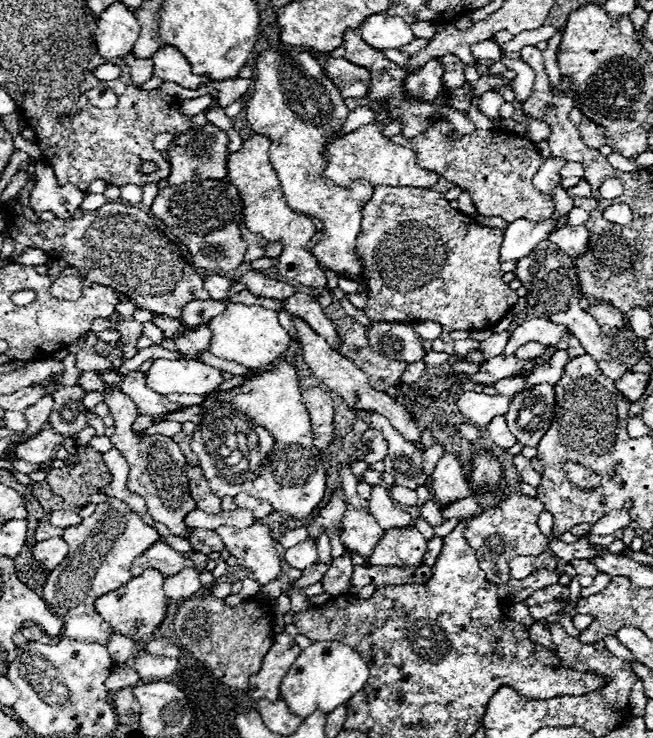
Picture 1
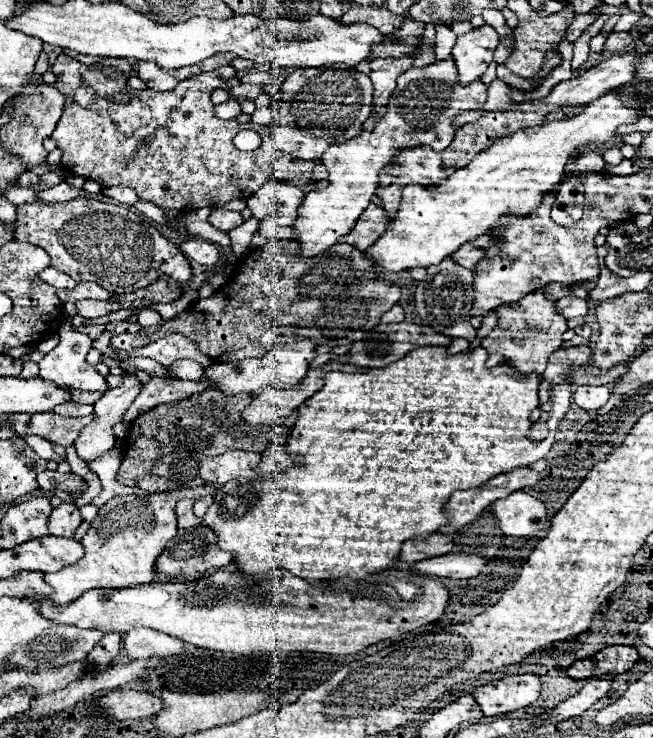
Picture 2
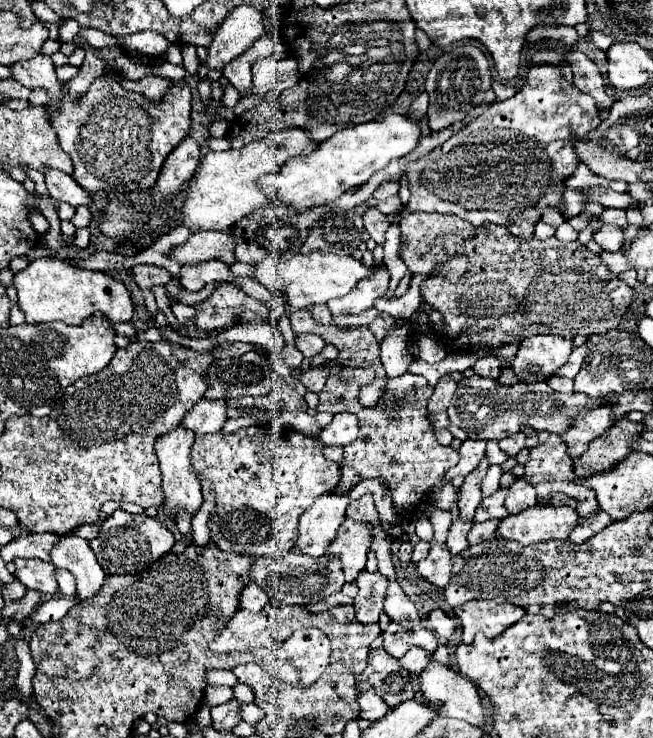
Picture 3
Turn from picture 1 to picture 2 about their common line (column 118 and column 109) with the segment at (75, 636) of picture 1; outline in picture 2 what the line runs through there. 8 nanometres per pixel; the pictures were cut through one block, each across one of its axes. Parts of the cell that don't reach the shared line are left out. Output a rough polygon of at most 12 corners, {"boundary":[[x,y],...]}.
{"boundary":[[214,484],[116,496],[81,544],[45,573],[52,602],[96,586],[150,584],[176,536],[176,502]]}

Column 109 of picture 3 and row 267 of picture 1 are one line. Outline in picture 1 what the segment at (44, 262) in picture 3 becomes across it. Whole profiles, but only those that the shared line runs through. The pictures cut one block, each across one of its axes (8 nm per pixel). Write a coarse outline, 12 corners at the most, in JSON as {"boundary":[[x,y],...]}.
{"boundary":[[254,134],[228,156],[244,224],[284,250],[280,276],[324,288],[306,248],[316,228],[282,196],[268,160],[272,140]]}

